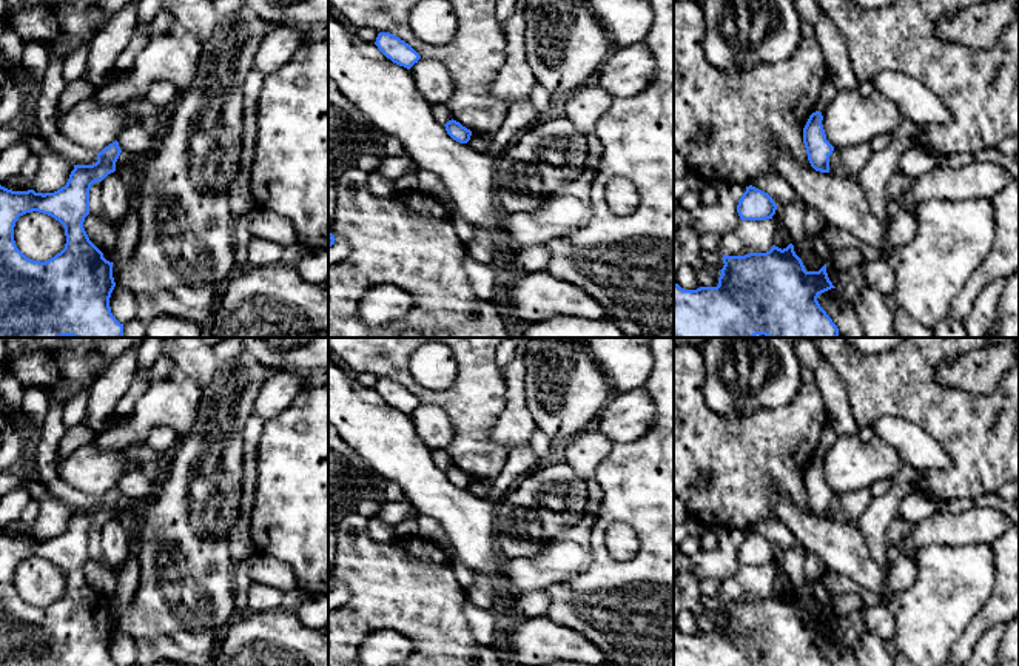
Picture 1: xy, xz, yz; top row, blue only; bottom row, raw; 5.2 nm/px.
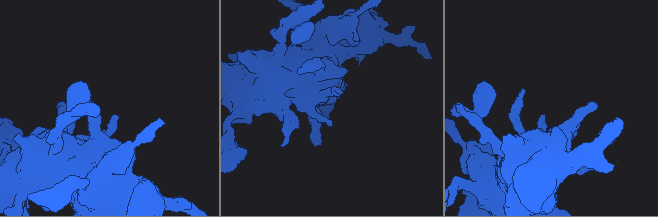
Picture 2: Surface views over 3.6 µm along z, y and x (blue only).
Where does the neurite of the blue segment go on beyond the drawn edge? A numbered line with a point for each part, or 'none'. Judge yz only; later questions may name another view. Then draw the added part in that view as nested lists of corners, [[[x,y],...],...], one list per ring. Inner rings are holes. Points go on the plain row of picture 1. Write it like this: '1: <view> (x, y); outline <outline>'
none

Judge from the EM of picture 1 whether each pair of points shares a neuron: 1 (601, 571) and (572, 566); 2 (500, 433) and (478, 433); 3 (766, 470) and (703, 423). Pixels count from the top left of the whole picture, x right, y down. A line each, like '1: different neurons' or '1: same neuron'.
1: different neurons
2: different neurons
3: same neuron

